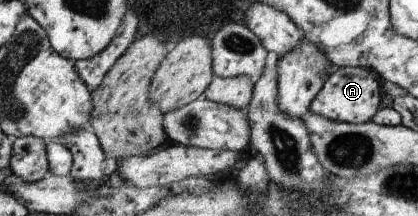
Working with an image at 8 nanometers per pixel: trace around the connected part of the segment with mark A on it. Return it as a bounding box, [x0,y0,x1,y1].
[311,67,383,123]

